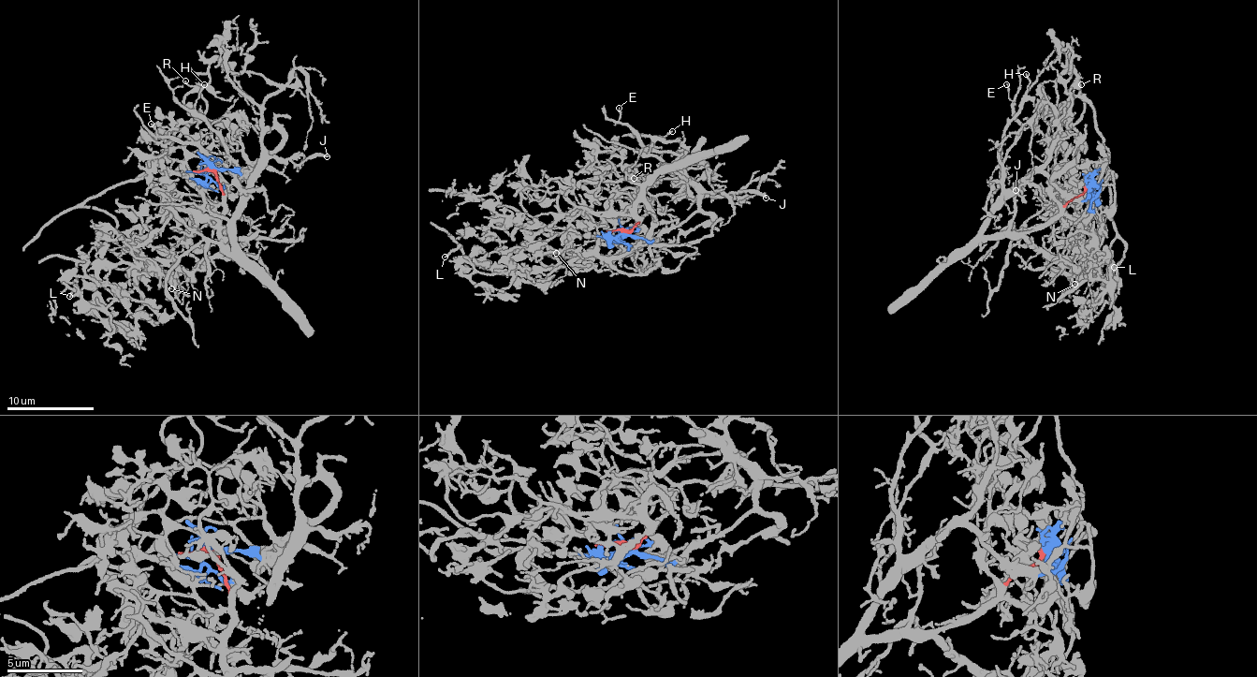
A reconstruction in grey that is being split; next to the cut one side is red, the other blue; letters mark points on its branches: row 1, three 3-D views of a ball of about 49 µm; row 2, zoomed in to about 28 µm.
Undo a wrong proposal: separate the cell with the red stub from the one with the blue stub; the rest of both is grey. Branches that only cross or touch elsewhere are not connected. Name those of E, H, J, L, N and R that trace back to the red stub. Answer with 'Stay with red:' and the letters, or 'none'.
Stay with red: E, H, J

